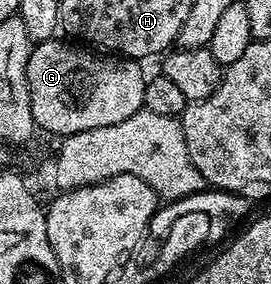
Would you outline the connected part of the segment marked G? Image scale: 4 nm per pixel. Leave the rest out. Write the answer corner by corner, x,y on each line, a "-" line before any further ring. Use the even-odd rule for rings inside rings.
54,37
34,44
27,66
29,101
40,132
48,131
58,137
76,135
89,129
101,129
101,125
117,125
125,121
125,117
144,110
148,76
143,75
142,62
100,53
71,41
62,43
60,39

